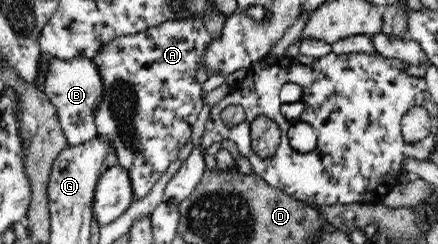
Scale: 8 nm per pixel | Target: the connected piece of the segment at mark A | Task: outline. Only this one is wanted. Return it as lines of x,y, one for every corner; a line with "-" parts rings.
168,20
136,34
115,36
104,43
96,56
90,59
102,79
102,100
93,114
95,137
109,142
116,155
117,165
128,171
131,191
136,201
152,190
152,186
168,170
168,166
178,160
182,147
191,140
192,128
205,103
197,72
212,40
214,38
203,21

